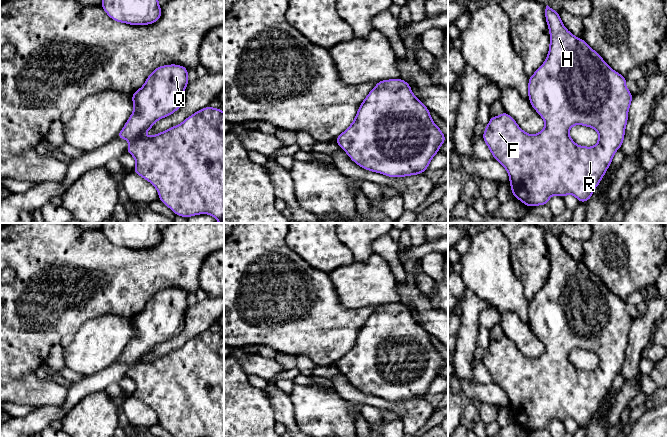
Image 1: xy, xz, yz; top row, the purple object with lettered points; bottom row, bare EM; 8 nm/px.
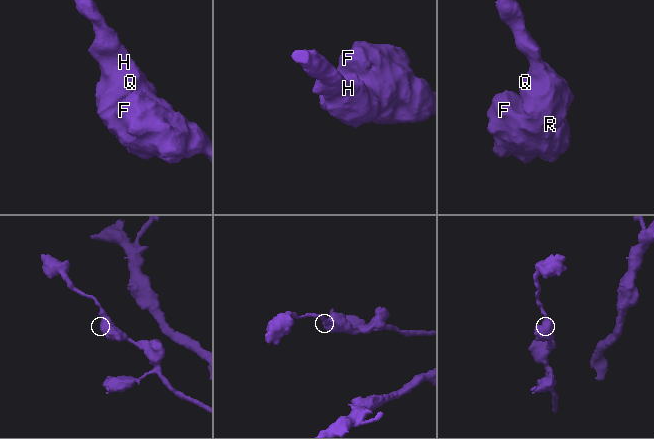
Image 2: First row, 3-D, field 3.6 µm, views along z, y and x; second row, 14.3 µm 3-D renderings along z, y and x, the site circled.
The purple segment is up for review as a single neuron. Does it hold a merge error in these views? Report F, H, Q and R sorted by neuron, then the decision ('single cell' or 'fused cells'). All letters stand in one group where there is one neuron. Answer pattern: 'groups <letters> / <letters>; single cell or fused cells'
groups F H Q R; single cell

